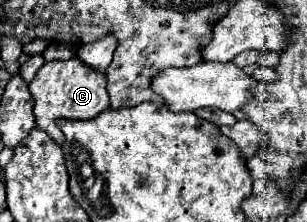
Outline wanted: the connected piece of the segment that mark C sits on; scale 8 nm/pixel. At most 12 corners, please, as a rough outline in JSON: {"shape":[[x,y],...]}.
{"shape":[[77,57],[47,61],[29,83],[37,127],[109,107],[105,73]]}

